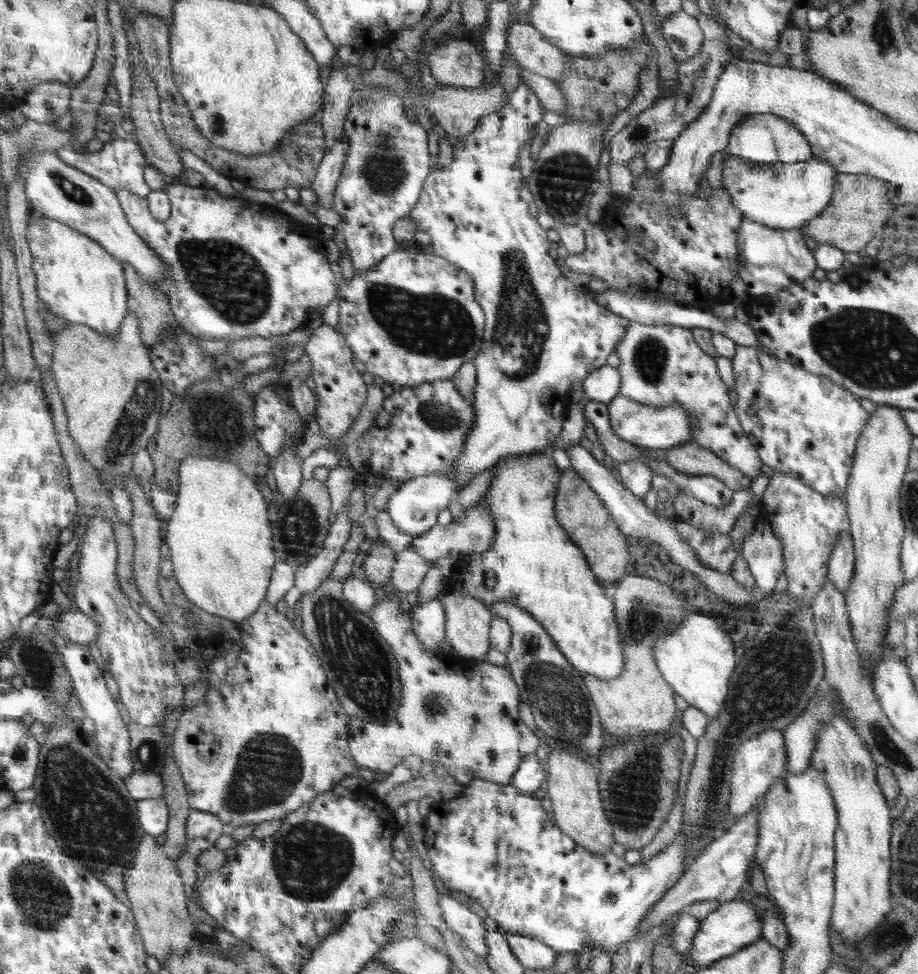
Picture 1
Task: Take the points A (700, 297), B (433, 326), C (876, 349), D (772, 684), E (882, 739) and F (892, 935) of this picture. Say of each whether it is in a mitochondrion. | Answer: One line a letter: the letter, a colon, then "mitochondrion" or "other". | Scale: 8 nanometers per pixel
A: other
B: mitochondrion
C: mitochondrion
D: mitochondrion
E: mitochondrion
F: mitochondrion

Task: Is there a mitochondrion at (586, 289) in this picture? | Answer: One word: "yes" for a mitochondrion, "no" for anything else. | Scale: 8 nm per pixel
no

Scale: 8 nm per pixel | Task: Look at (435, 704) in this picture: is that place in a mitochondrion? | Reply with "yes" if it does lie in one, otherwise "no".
yes

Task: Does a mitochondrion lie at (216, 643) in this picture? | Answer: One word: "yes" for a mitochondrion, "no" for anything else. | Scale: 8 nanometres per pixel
no

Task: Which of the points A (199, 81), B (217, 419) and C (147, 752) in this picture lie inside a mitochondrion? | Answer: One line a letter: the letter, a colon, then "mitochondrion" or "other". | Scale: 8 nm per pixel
A: other
B: mitochondrion
C: mitochondrion

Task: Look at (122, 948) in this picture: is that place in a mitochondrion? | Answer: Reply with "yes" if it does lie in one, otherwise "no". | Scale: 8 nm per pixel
no

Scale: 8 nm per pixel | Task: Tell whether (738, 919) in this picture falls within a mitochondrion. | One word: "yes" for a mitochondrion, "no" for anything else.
no

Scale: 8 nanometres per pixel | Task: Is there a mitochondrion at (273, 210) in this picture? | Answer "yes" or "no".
no

